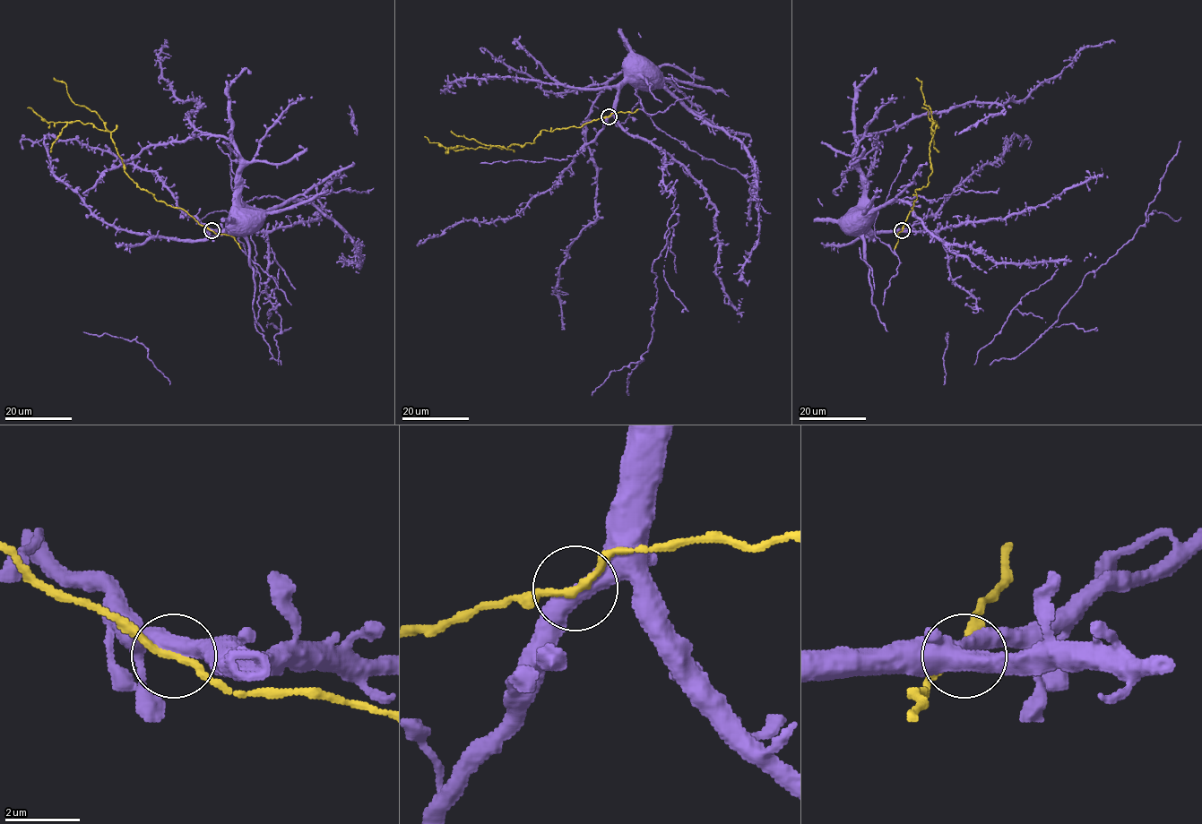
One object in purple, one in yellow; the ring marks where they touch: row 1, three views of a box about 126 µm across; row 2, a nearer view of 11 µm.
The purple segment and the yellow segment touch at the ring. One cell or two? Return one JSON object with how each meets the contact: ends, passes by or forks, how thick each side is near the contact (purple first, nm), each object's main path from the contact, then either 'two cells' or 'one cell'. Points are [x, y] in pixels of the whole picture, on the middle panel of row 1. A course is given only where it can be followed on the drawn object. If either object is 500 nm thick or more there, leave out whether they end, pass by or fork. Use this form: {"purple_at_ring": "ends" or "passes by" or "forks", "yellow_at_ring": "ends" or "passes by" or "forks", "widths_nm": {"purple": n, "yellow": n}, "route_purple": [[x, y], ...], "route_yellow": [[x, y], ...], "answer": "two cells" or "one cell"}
{"purple_at_ring": "passes by", "yellow_at_ring": "passes by", "widths_nm": {"purple": 440, "yellow": 180}, "route_purple": [[609, 115], [618, 85], [626, 74], [626, 66], [632, 60], [636, 64]], "route_yellow": [[609, 115], [579, 128], [543, 129], [533, 142], [506, 149], [497, 145], [453, 150], [430, 142], [425, 136]], "answer": "one cell"}

